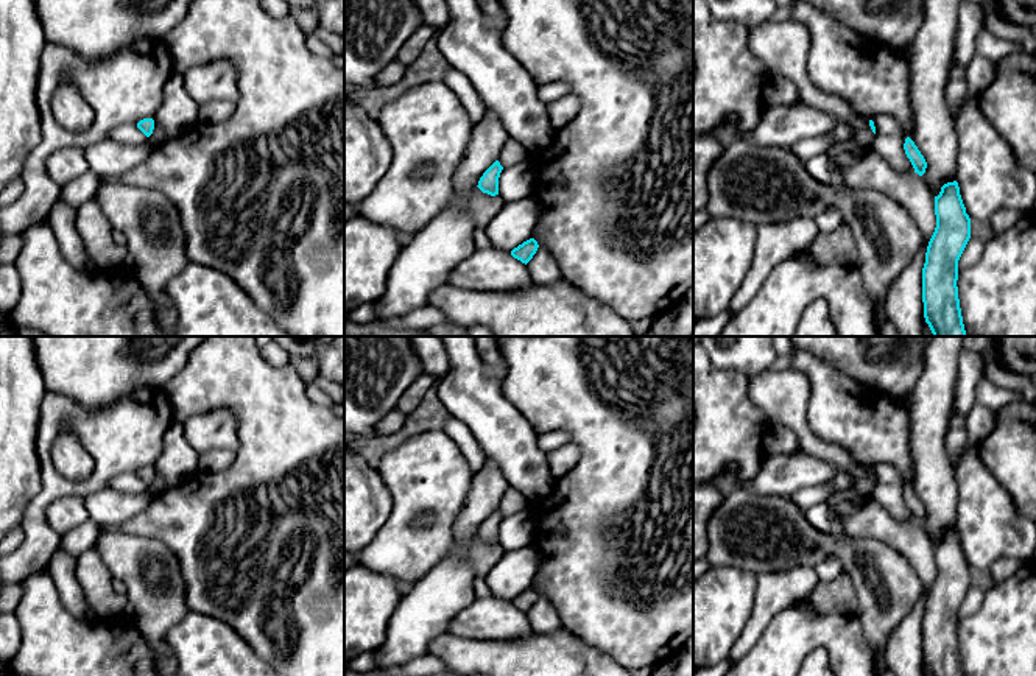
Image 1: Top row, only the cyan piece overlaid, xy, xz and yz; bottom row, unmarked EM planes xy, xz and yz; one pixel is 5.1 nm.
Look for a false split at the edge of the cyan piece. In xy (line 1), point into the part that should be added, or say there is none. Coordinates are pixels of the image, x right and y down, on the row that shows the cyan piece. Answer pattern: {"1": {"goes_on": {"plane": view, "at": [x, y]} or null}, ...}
{"1": {"goes_on": null}}

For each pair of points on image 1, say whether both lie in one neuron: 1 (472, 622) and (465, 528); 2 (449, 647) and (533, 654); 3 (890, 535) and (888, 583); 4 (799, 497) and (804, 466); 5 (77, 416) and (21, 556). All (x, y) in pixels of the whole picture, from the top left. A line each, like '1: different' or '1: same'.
1: different
2: same
3: different
4: different
5: same

